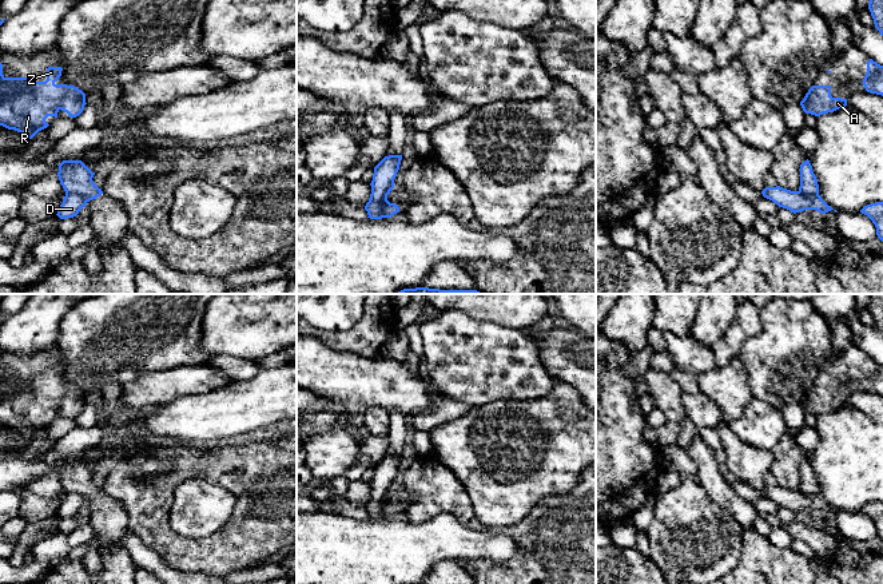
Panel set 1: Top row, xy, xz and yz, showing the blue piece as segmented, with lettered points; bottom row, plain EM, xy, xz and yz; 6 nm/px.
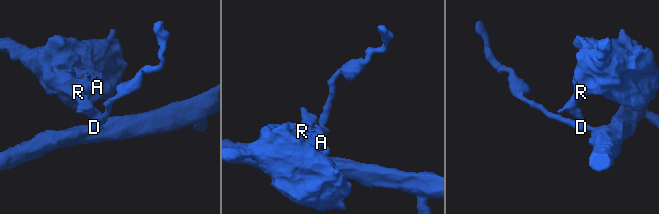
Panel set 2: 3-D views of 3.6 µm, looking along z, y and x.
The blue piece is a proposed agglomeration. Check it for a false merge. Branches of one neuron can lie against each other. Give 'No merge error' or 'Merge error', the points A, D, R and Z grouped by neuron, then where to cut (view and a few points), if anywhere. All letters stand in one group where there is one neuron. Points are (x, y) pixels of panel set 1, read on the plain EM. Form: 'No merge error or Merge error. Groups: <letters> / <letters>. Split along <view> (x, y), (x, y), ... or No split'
Merge error. Groups: A R Z / D. Split along xy (66, 492), (78, 492), (86, 501)

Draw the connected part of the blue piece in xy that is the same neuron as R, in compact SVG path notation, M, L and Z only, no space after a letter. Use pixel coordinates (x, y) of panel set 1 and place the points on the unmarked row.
M0 362L0 425L32 438L47 428L48 416L57 417L61 409L69 417L79 416L85 402L85 393L75 385L56 384L61 366L48 366L47 380L29 377L5 377Z

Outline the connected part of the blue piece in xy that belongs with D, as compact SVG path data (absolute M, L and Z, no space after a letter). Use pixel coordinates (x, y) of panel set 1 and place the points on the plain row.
M65 493L56 515L60 519L73 517L83 506L85 506L85 504L85 498L79 493Z

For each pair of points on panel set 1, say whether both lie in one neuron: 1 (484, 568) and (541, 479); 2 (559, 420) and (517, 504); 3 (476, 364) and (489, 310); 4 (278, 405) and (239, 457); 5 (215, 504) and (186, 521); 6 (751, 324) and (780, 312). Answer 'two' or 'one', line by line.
1: two
2: one
3: two
4: two
5: one
6: two

